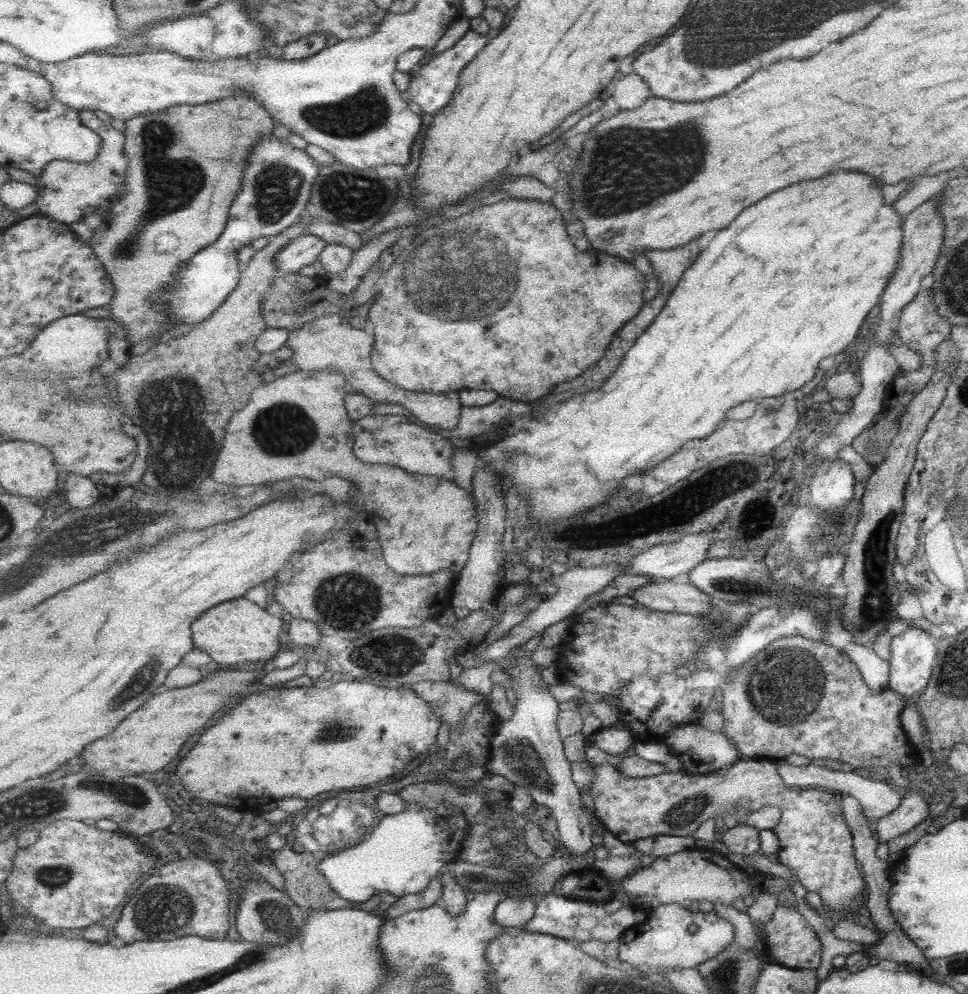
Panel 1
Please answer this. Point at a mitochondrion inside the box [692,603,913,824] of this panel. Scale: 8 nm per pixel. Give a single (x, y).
(802, 674)

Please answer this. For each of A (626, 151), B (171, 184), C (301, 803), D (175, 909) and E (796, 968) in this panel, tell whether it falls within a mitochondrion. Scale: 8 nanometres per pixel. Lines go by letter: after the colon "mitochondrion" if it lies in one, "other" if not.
A: mitochondrion
B: mitochondrion
C: other
D: mitochondrion
E: other

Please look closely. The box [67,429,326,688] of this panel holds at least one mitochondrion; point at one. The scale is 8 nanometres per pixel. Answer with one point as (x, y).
(182, 467)

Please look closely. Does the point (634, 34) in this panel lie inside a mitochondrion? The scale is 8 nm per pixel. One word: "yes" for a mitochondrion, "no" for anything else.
no

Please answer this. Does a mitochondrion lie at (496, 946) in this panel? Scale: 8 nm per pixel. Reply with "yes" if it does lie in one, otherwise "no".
no

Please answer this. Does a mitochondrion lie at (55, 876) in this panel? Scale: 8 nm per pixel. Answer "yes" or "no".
yes

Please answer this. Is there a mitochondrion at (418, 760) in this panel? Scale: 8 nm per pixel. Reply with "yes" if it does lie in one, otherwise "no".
no

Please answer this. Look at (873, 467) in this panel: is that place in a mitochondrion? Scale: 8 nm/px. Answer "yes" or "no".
no

